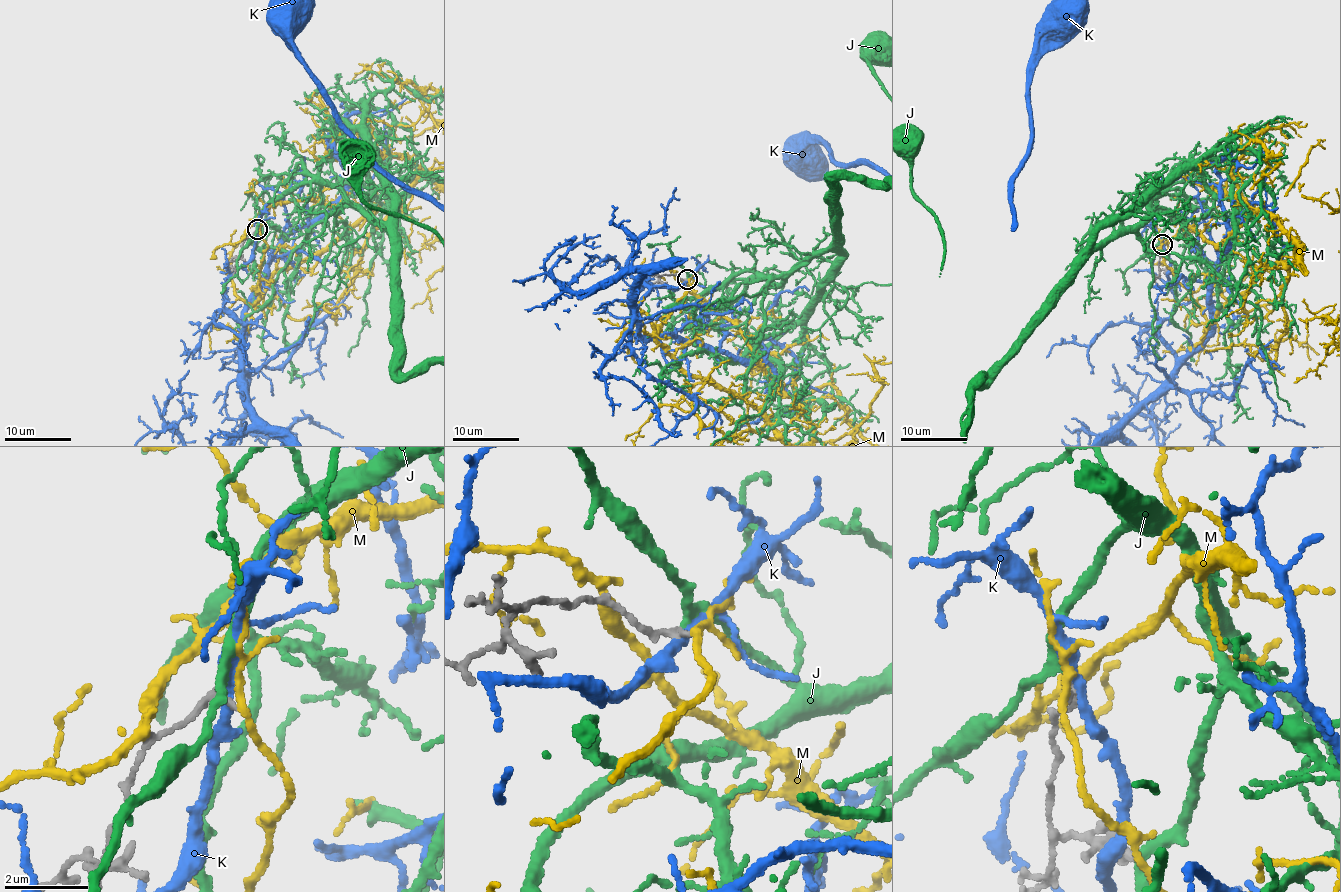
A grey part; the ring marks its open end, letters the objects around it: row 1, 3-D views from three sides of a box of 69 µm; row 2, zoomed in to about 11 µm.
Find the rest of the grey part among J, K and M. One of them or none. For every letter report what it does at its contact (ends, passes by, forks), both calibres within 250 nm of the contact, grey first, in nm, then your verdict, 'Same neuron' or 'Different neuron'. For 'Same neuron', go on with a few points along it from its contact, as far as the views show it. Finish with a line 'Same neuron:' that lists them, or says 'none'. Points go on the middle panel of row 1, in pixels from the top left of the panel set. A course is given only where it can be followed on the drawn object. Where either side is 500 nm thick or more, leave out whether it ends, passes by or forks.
J: It passes by. Thickness 160 nm (grey) against 190 nm. Same neuron
K: It passes by. Thickness 180 nm (grey) against 280 nm. Different neuron
M: It passes by. Thickness 130 nm (grey) against 160 nm. Different neuron
Same neuron: J

